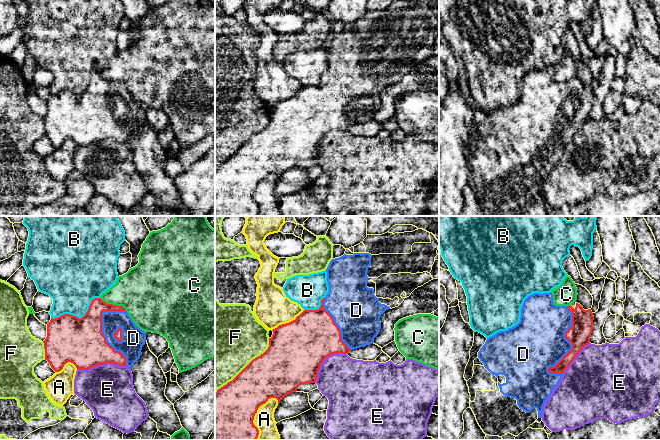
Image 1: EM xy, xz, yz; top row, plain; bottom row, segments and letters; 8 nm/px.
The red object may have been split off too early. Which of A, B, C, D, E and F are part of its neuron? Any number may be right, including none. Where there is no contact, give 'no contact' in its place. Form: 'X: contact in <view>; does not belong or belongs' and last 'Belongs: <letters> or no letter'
A: contact in xz; does not belong
B: contact in xy; does not belong
C: contact in xy; does not belong
D: contact in yz; belongs
E: contact in xy; does not belong
F: contact in xz; does not belong
Belongs: D

